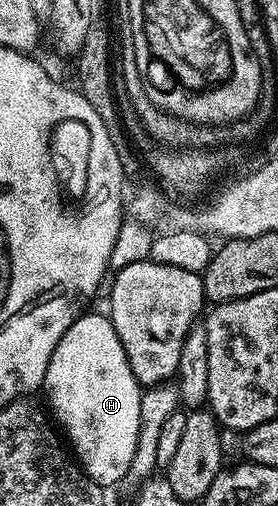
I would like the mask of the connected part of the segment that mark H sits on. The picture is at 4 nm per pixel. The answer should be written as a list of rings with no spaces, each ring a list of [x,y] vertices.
[[[86,311],[65,331],[63,338],[59,338],[59,346],[55,346],[51,362],[47,362],[43,393],[45,392],[45,400],[49,403],[48,411],[59,428],[61,423],[60,431],[71,445],[71,452],[77,463],[96,484],[109,490],[112,489],[112,484],[128,477],[131,460],[135,458],[135,446],[139,442],[139,402],[143,385],[131,372],[131,362],[127,362],[123,342],[119,342],[119,334],[115,334],[115,326],[109,321],[108,315],[101,313],[100,316],[93,311]]]

